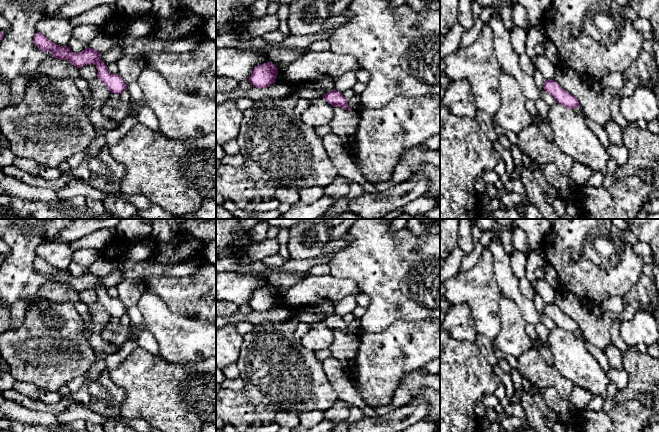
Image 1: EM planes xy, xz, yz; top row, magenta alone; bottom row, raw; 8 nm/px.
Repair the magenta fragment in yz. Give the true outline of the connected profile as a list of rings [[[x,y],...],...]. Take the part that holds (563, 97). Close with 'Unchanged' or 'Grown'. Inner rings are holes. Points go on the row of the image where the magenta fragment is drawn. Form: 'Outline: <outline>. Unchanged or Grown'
Outline: [[[554,79],[544,81],[544,90],[551,94],[557,103],[568,109],[580,107],[578,99],[568,91],[564,90]]]. Unchanged

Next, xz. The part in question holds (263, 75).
Outline: [[[271,62],[260,64],[254,67],[249,81],[253,87],[267,88],[275,82],[278,68]]]. Unchanged

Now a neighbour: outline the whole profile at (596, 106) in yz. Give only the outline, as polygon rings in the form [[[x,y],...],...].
[[[563,65],[556,67],[554,80],[578,99],[580,107],[593,122],[603,127],[611,119],[612,100],[616,97],[633,95],[641,85],[636,77],[632,77],[625,80],[624,87],[621,89],[604,88],[600,93],[596,93],[589,87],[587,78]]]

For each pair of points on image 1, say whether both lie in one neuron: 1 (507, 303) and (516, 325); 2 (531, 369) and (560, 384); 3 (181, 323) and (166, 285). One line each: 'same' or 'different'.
1: same
2: same
3: different

